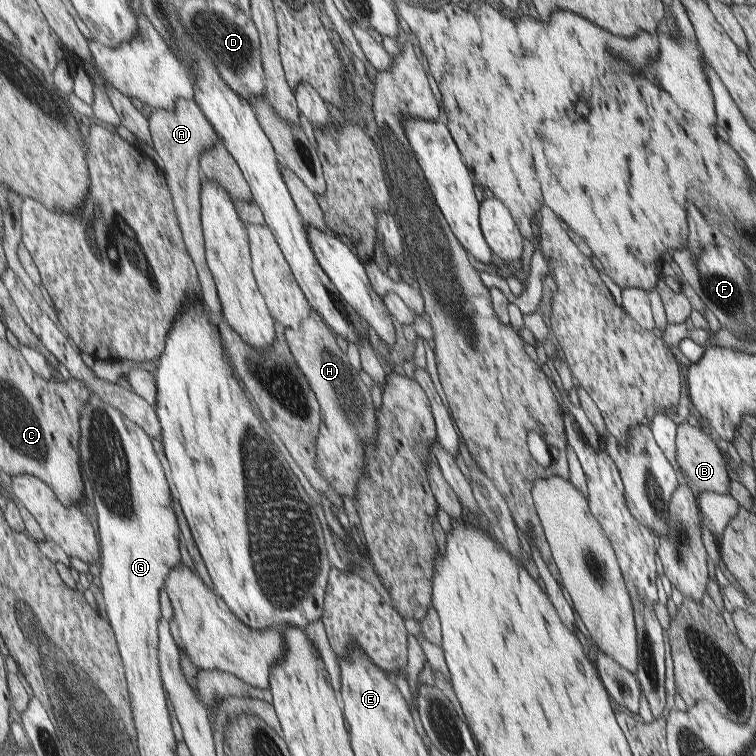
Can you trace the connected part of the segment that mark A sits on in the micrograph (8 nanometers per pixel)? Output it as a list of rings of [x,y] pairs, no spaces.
[[[179,98],[175,110],[152,109],[148,118],[152,132],[151,145],[156,150],[163,162],[165,178],[173,192],[173,202],[176,203],[177,214],[180,216],[181,230],[184,231],[185,242],[188,244],[189,254],[196,263],[200,272],[202,284],[201,298],[217,320],[225,319],[222,302],[218,293],[215,277],[207,262],[207,248],[205,248],[205,234],[203,230],[203,206],[201,206],[201,194],[203,194],[203,181],[201,180],[201,168],[199,158],[204,151],[215,145],[216,135],[213,124],[209,122],[205,113],[199,108],[197,101],[192,98]]]

